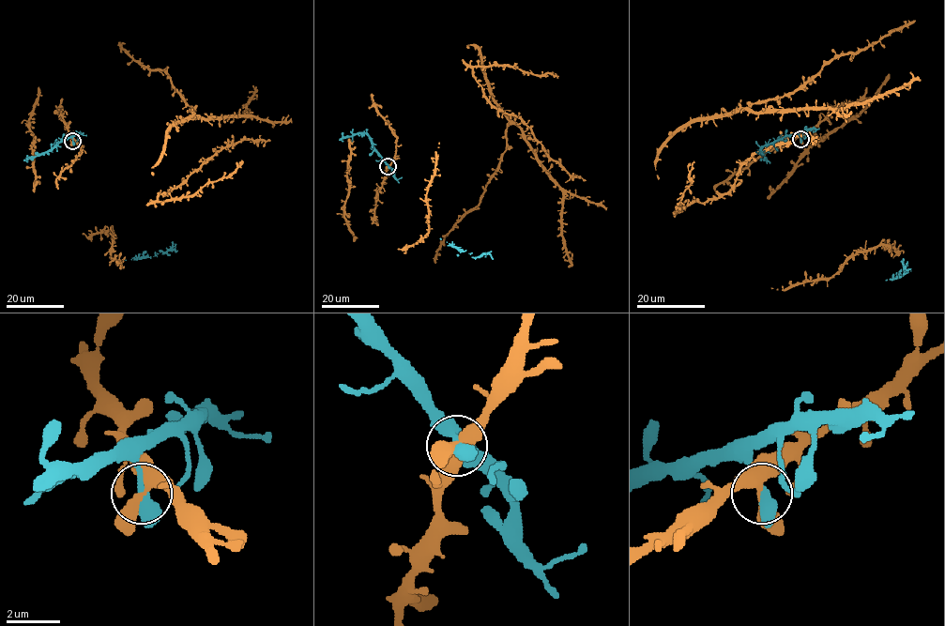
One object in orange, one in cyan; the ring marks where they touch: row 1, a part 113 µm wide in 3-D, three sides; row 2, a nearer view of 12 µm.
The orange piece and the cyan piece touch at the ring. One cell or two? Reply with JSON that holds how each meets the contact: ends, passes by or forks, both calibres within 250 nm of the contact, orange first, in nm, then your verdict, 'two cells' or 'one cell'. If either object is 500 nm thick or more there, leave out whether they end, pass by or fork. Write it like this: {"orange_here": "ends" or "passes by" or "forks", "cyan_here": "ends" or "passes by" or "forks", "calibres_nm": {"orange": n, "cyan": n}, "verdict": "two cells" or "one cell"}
{"orange_here": "passes by", "cyan_here": "passes by", "calibres_nm": {"orange": 400, "cyan": 380}, "verdict": "two cells"}

